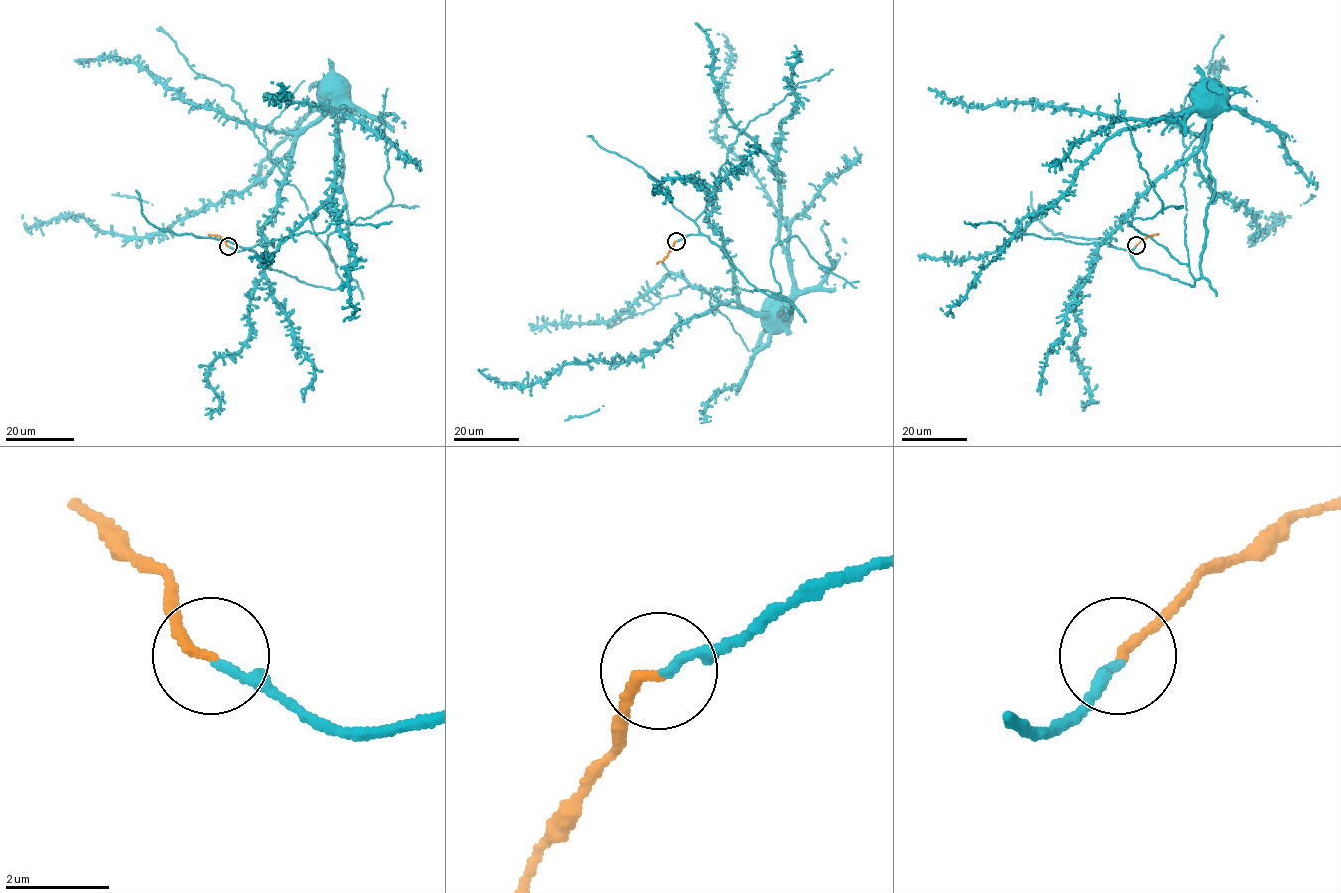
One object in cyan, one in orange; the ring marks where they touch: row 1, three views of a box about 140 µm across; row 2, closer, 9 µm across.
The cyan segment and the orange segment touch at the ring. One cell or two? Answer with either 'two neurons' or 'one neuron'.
one neuron

